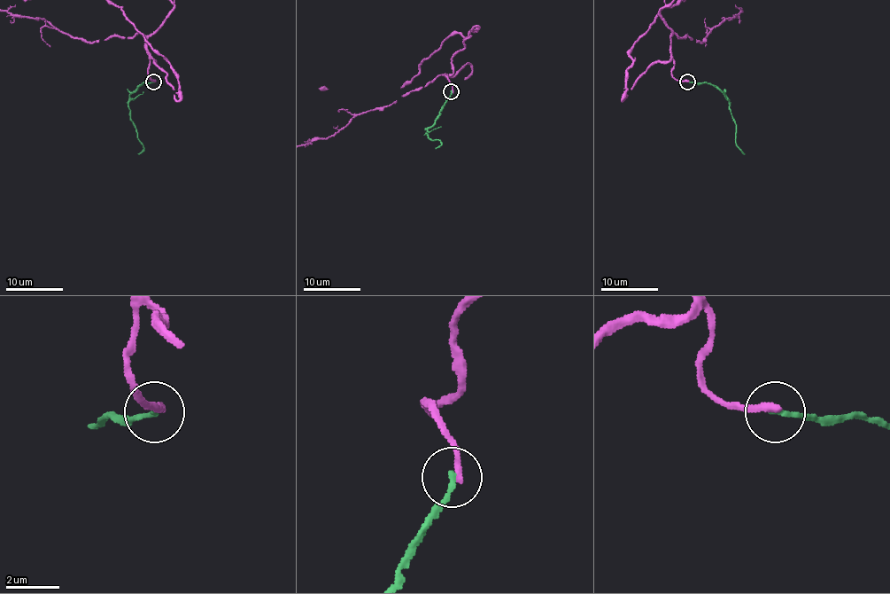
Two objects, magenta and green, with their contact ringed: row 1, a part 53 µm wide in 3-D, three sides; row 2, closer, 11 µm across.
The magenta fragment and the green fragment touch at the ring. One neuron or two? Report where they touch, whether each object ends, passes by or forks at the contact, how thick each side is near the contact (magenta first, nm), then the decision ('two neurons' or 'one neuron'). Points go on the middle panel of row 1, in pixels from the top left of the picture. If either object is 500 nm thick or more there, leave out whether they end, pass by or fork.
at (451, 91); magenta ends there; green ends there; 280 nm thick on the magenta side, 200 nm on the other; two neurons

